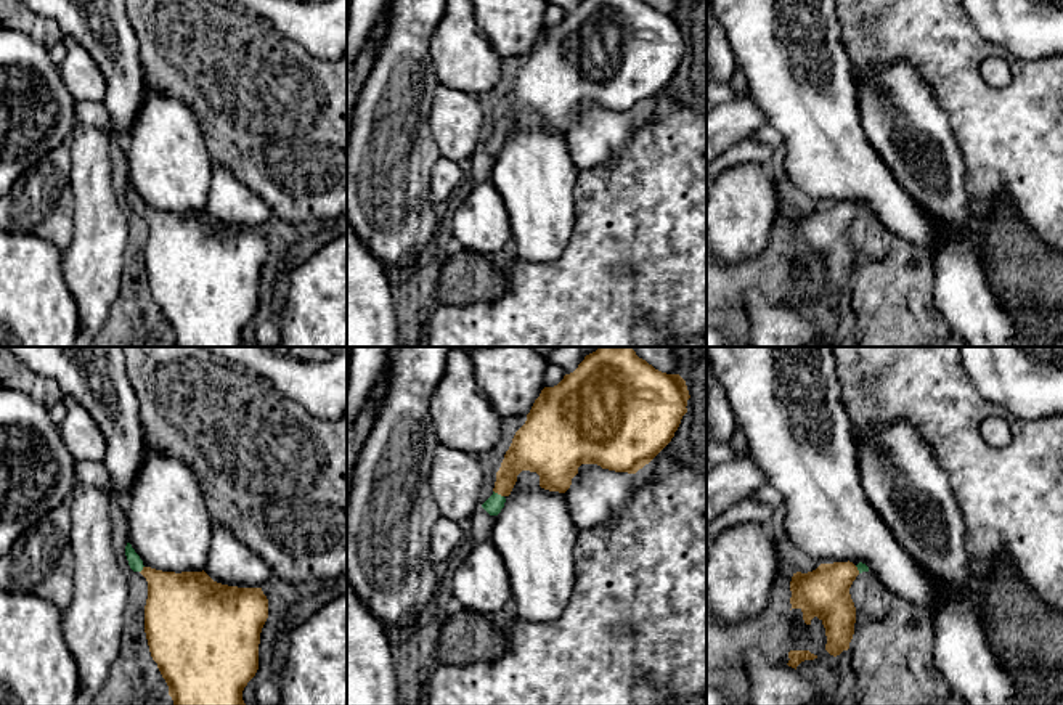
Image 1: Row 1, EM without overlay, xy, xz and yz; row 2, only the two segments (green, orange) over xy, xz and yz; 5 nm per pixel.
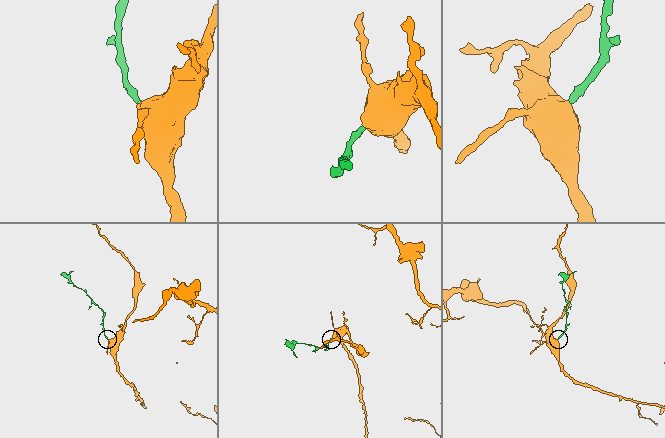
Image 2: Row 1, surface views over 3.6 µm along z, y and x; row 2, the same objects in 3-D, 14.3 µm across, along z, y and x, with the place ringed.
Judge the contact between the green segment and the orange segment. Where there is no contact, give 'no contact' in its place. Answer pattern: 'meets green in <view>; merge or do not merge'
meets green in xz; merge

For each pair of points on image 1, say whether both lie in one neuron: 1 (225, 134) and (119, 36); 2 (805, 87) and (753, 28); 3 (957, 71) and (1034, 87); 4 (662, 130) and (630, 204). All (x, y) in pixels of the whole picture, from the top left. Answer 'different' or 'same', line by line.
1: different
2: same
3: same
4: same

